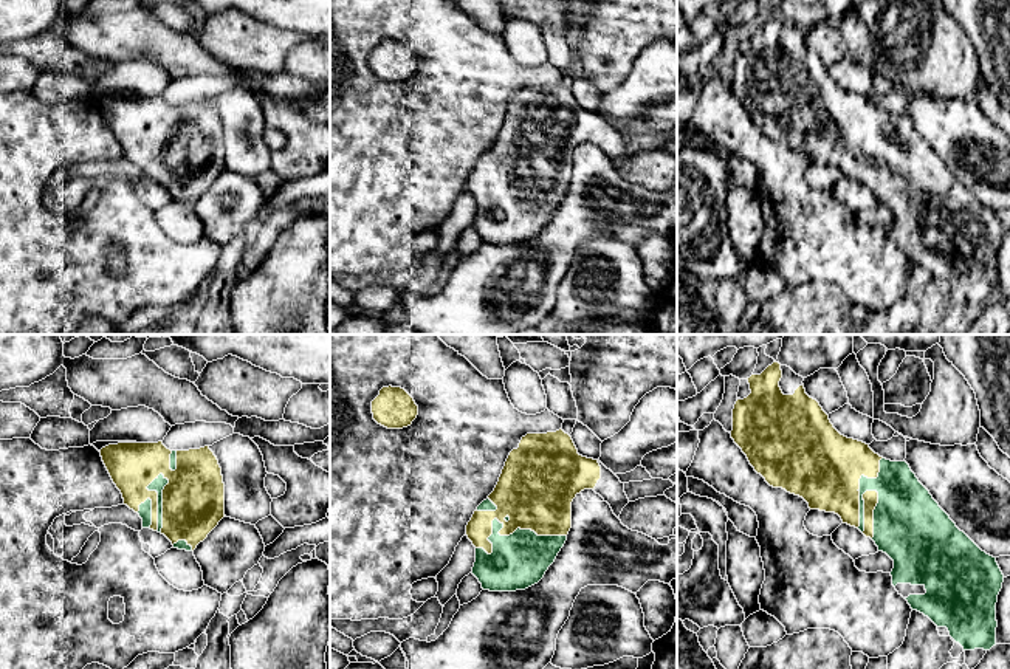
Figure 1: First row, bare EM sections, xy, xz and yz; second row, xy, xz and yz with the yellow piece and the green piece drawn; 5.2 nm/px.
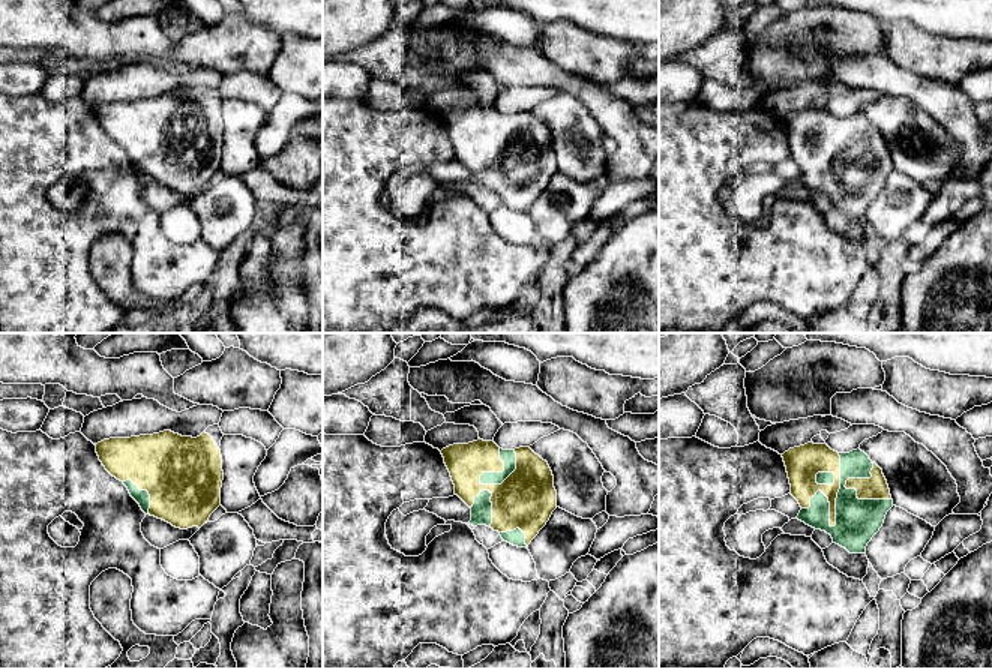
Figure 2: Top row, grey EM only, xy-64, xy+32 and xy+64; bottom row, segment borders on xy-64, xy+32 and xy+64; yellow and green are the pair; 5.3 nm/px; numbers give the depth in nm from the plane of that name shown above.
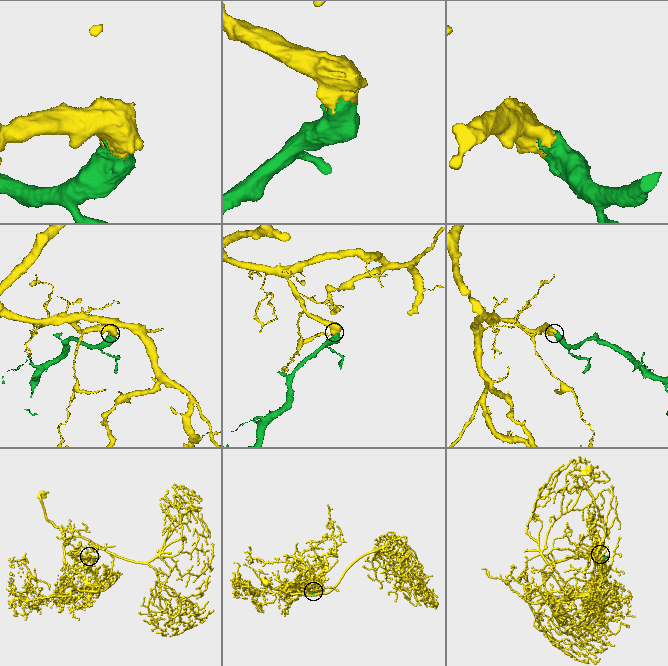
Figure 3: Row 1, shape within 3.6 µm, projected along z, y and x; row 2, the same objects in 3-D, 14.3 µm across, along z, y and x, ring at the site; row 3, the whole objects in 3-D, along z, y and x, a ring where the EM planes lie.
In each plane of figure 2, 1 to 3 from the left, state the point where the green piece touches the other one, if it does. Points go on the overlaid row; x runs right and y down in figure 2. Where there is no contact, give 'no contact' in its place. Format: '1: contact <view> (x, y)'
1: contact xy-64 (146, 489)
2: contact xy+32 (508, 477)
3: contact xy+64 (838, 491)

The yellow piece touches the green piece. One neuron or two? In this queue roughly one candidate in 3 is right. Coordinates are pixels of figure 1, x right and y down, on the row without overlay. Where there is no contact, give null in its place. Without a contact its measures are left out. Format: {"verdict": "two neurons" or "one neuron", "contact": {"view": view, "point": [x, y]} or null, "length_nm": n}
{"verdict": "one neuron", "contact": {"view": "yz", "point": [866, 144]}, "length_nm": 420}

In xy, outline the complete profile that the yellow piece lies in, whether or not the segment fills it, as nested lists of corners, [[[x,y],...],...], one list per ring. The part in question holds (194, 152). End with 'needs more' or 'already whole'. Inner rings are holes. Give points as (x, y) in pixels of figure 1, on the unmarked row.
[[[118,96],[101,104],[124,158],[139,167],[143,181],[164,187],[173,201],[194,204],[225,170],[222,121],[209,99],[170,104],[158,96]]]; needs more

